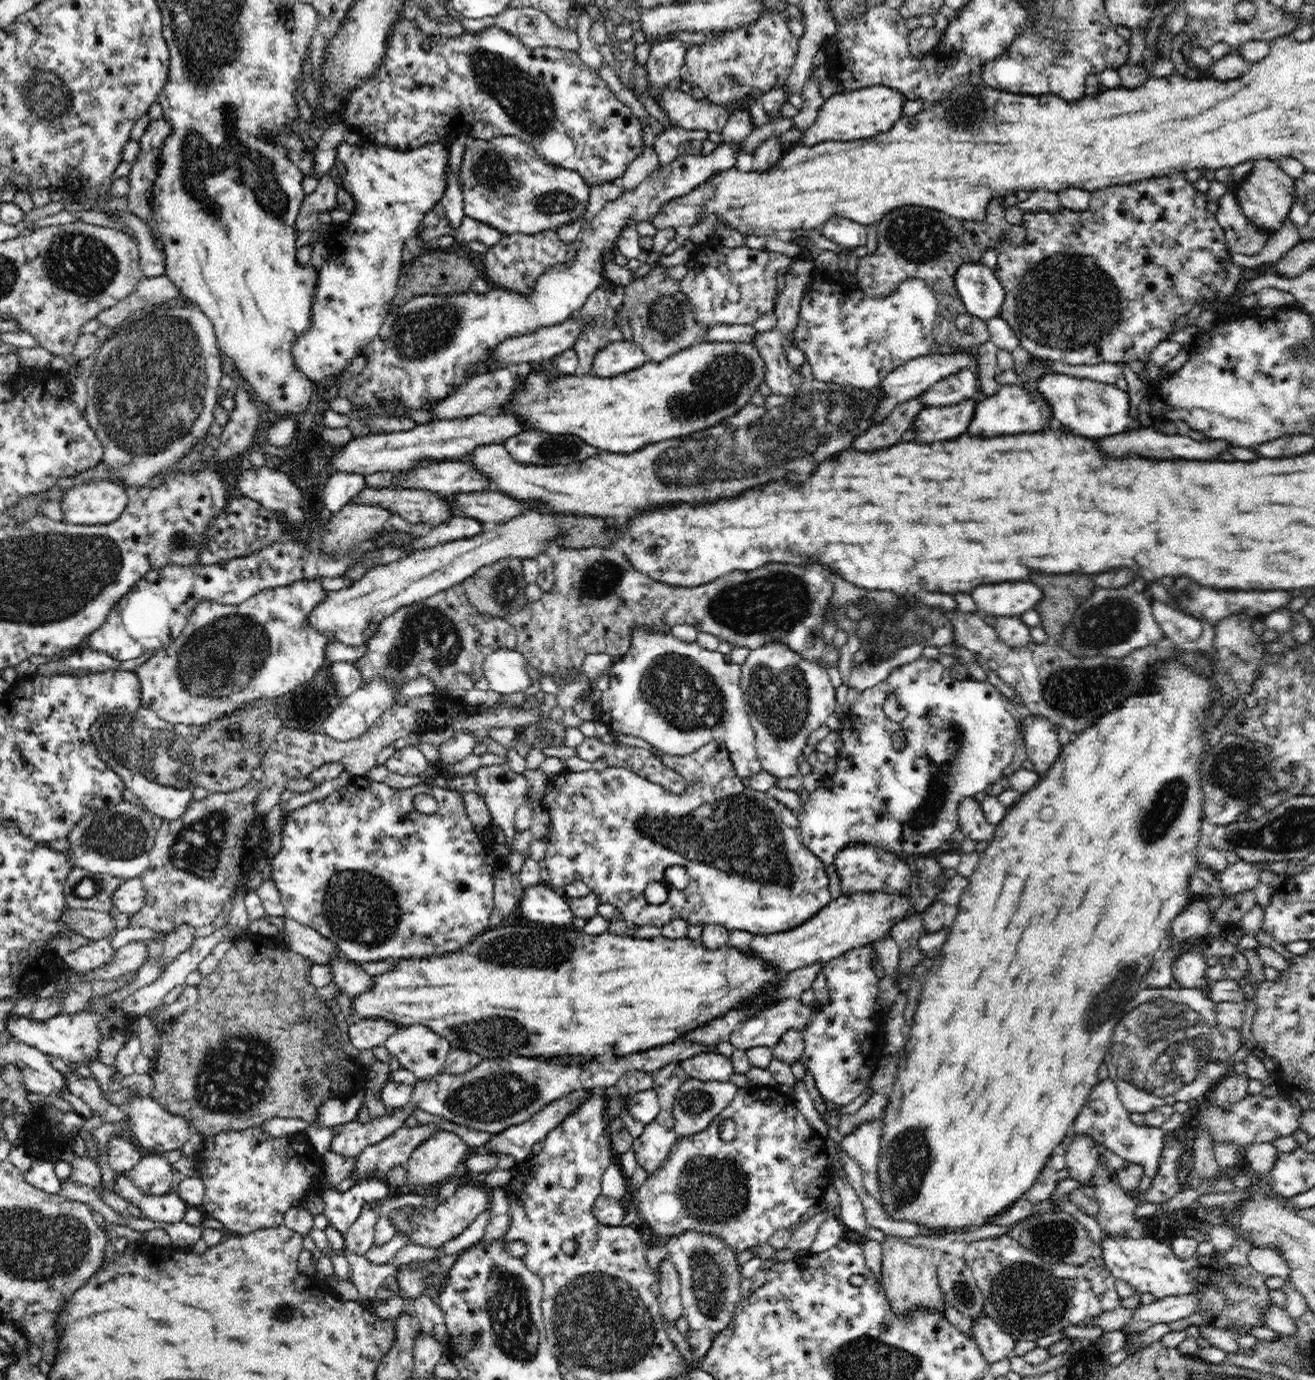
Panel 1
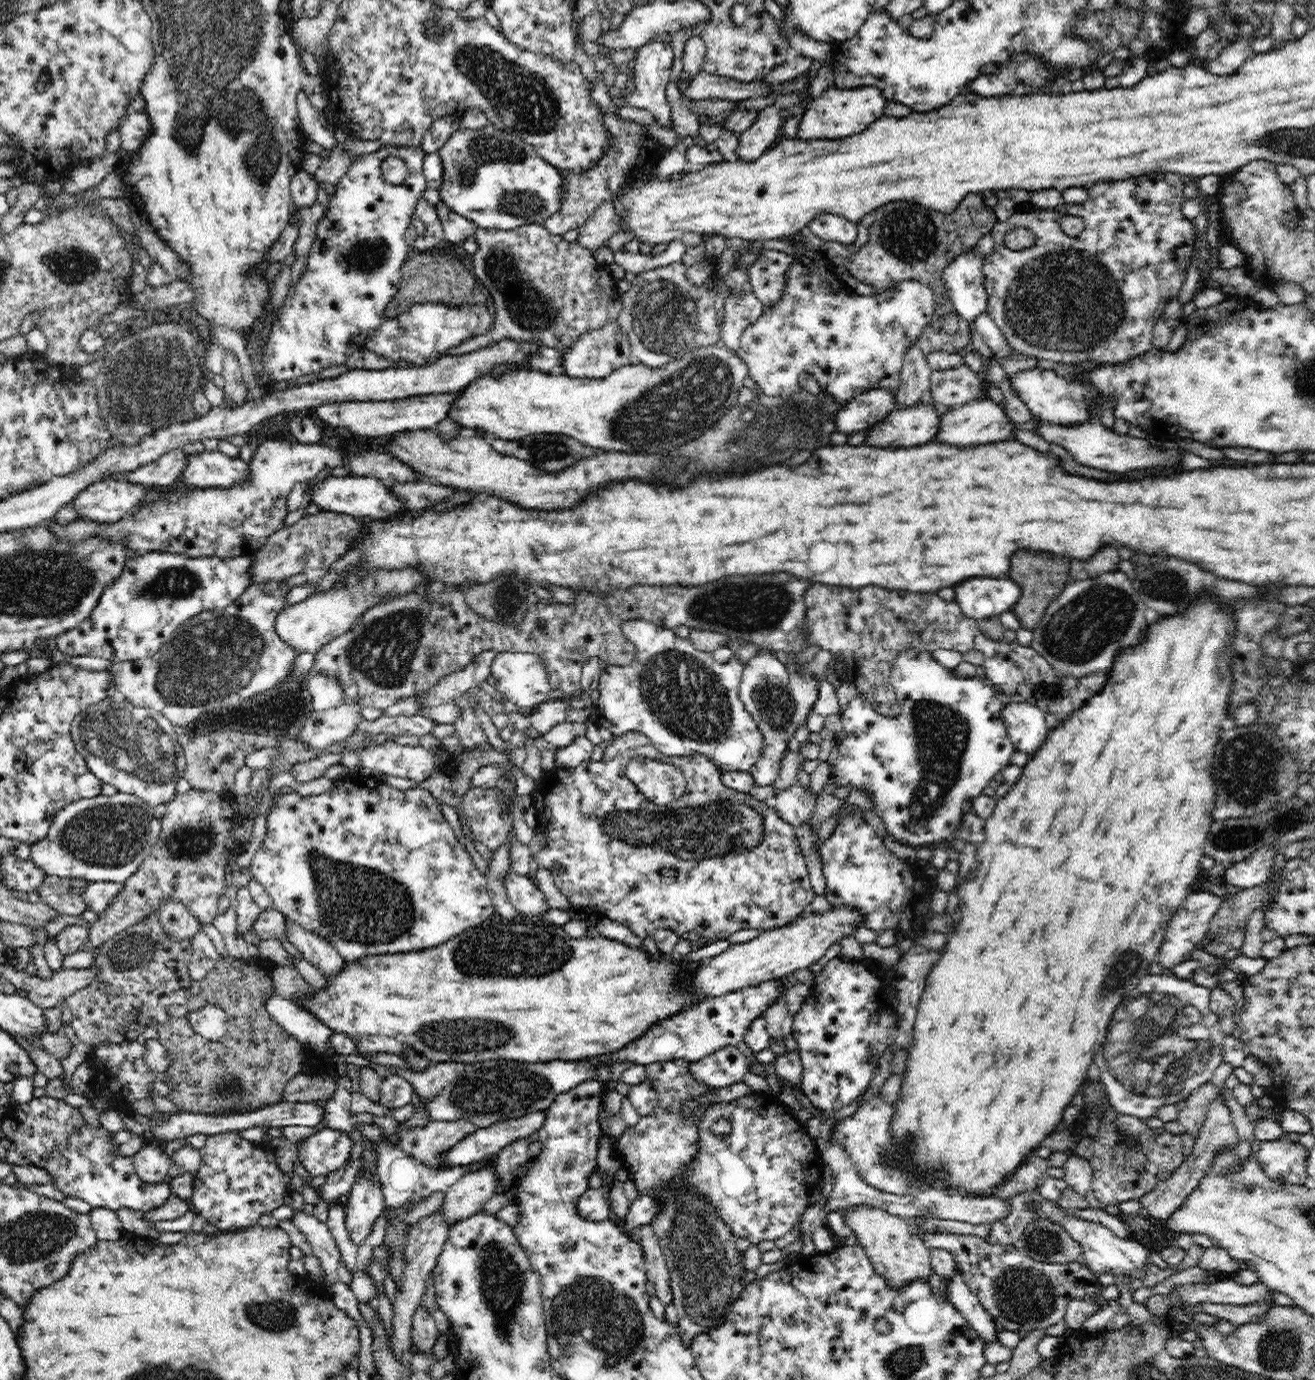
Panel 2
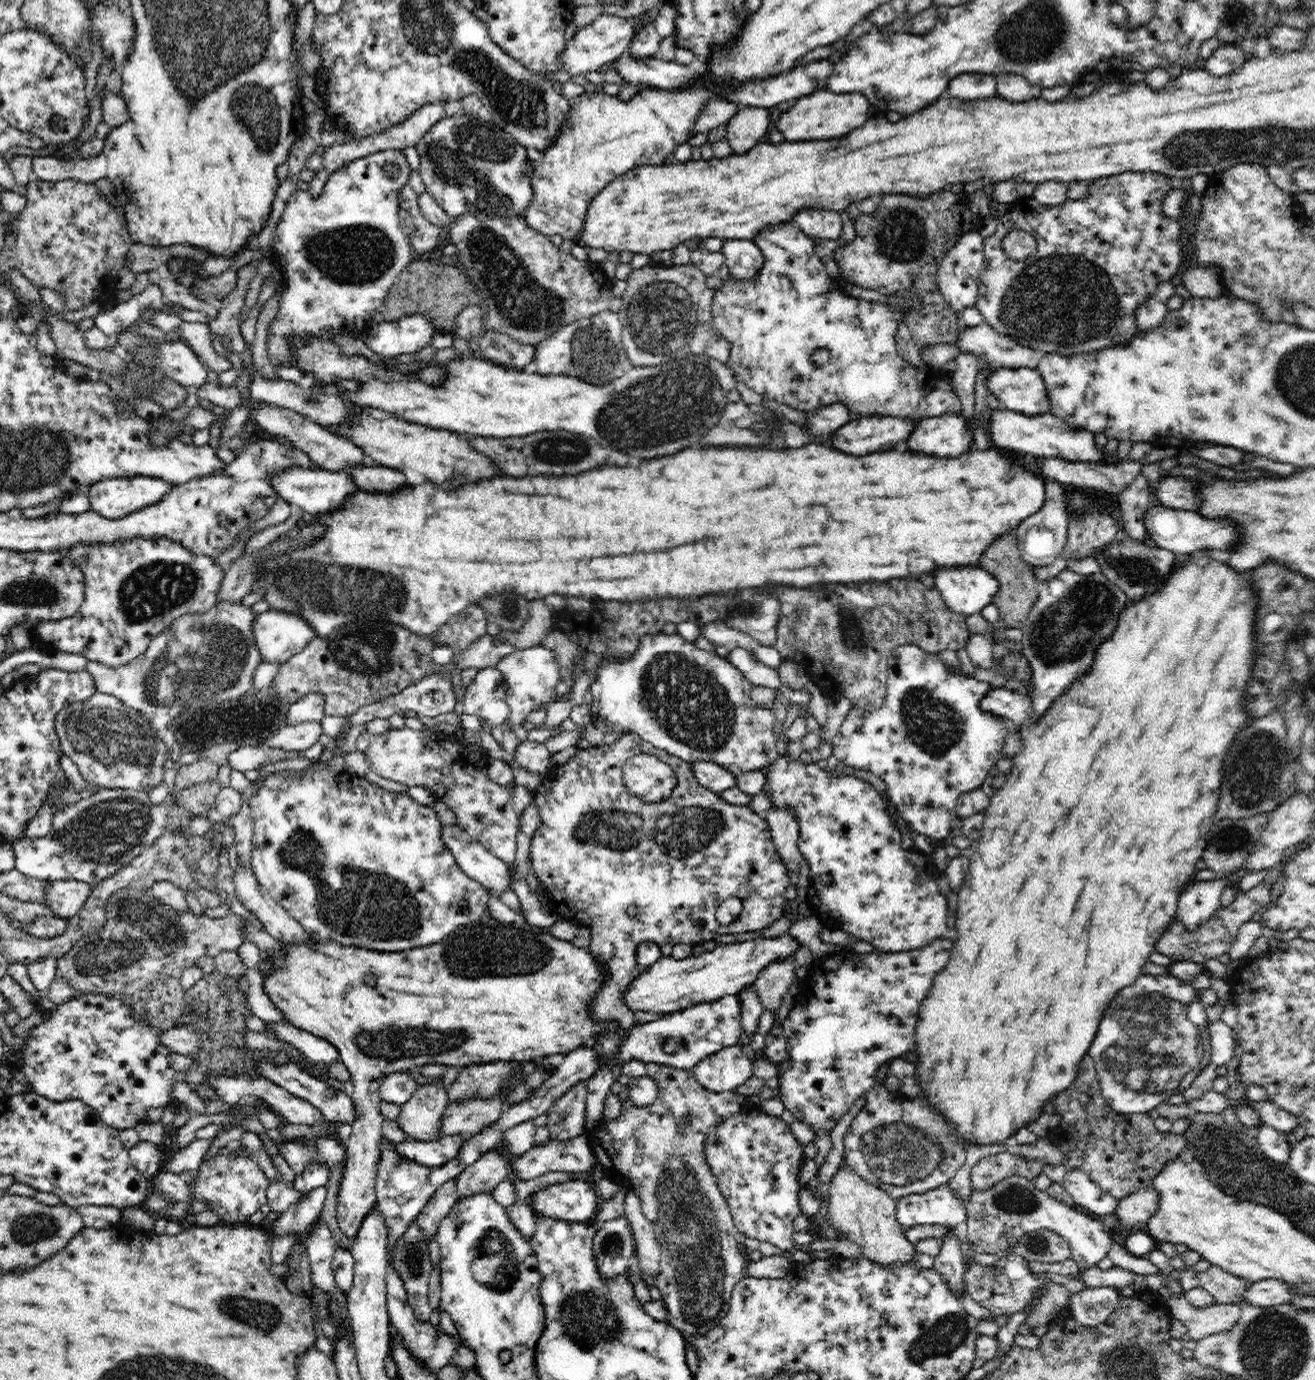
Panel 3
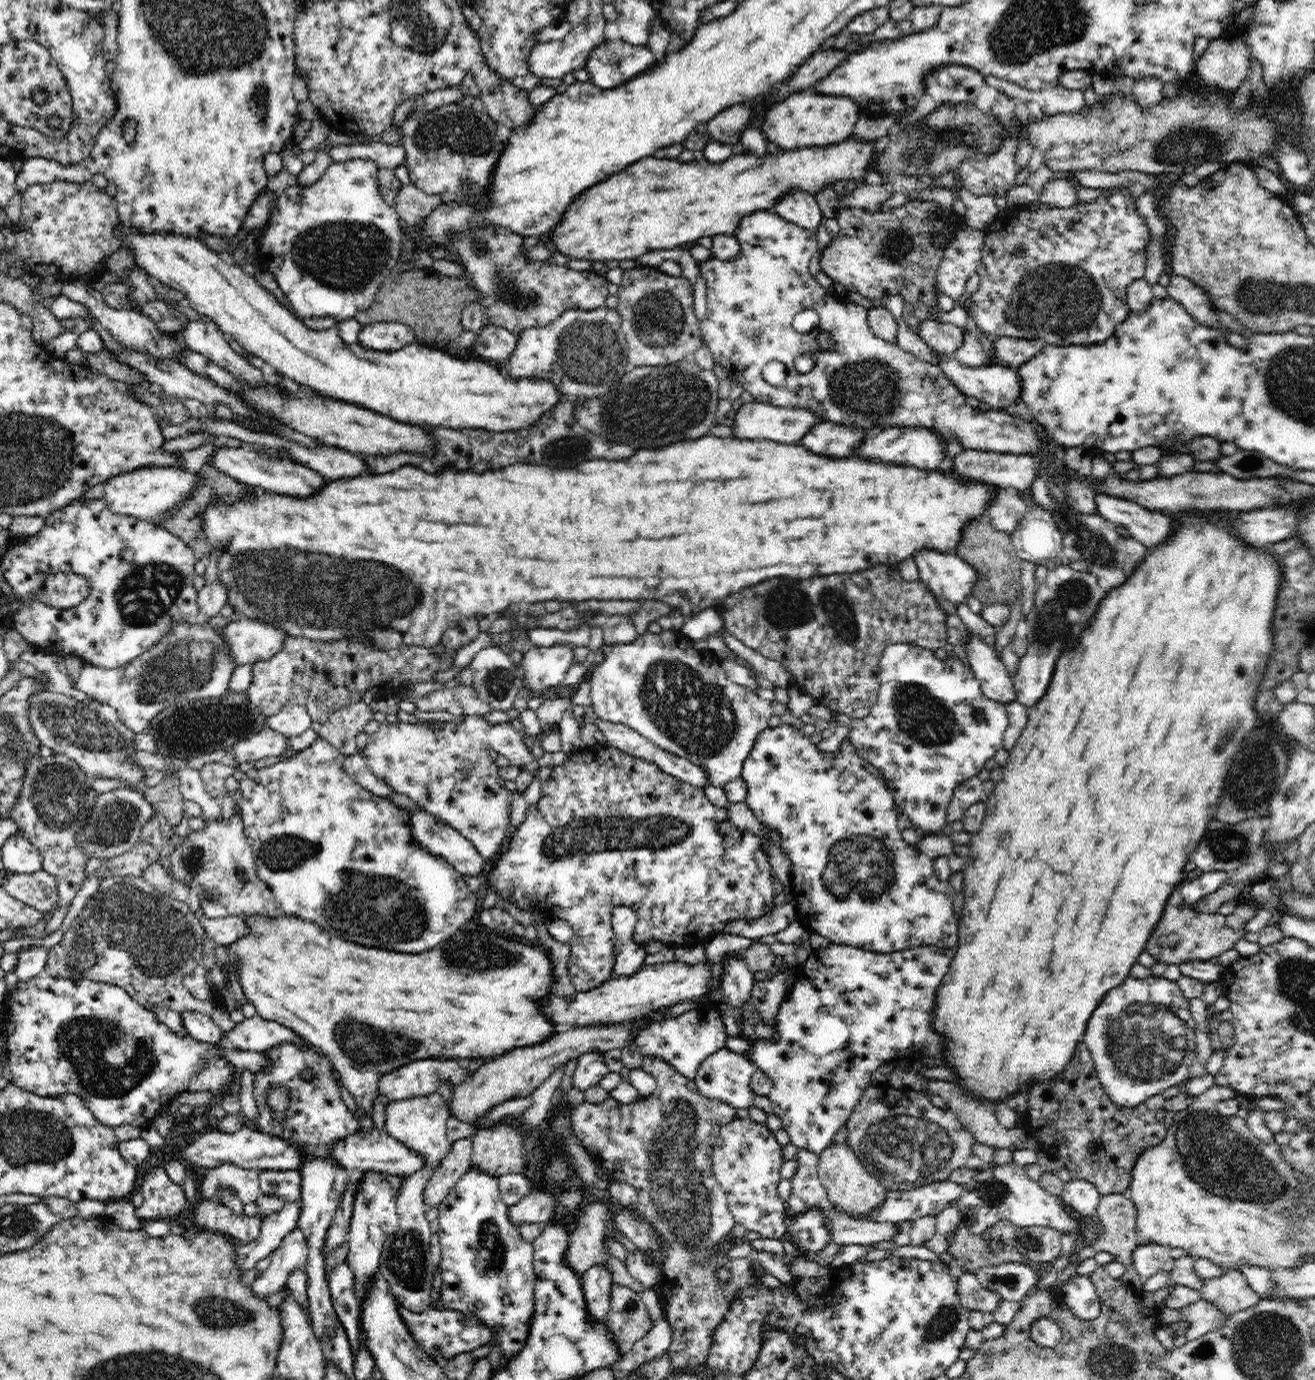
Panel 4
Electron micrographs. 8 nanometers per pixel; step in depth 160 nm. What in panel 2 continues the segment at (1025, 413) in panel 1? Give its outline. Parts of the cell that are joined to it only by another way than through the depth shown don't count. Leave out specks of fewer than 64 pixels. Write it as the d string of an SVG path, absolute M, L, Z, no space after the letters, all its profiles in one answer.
M986 394L978 400L968 401L968 404L942 410L941 417L940 429L937 430L934 441L958 447L1008 440L1014 436L1014 430L1020 429L1020 426L1016 427L1004 413L1004 403L1001 405L992 401Z

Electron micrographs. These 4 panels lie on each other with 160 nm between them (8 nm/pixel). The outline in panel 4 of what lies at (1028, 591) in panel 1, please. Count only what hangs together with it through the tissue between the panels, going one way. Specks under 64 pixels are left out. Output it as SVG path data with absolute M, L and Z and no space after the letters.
M920 552L914 562L918 569L918 580L925 583L934 594L955 606L967 604L967 598L973 596L978 572L955 553Z

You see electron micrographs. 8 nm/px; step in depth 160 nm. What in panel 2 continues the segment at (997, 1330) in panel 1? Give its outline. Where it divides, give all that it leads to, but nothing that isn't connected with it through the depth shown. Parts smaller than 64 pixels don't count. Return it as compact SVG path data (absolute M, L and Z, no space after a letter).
M958 1271L946 1284L947 1299L960 1311L968 1325L982 1337L985 1343L998 1341L993 1318L986 1312L979 1298L970 1290L962 1278L962 1271Z

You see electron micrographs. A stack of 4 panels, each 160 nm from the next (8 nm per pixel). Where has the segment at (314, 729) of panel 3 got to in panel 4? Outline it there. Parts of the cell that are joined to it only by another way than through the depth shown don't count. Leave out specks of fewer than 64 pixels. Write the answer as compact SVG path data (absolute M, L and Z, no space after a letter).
M264 726L252 736L235 742L229 752L236 757L236 763L254 763L270 757L278 757L286 752L286 746L290 738L286 738L283 734L272 730L268 726Z

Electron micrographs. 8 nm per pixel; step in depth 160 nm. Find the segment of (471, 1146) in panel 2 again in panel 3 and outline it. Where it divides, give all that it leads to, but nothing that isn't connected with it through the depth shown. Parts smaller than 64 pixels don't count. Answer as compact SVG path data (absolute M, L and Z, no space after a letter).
M456 1135L446 1136L429 1142L403 1142L402 1144L394 1144L394 1149L396 1149L396 1153L398 1153L402 1158L413 1160L414 1163L418 1163L427 1168L437 1168L444 1166L446 1162L450 1162L449 1160L456 1159L460 1154L462 1144L466 1144L466 1142L468 1142L468 1137L472 1138L472 1136Z

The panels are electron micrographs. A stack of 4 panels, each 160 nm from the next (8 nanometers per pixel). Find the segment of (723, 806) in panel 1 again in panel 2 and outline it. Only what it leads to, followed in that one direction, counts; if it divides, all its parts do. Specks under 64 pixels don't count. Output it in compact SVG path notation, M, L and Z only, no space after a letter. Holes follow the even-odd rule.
M638 731L617 735L612 742L608 742L608 746L603 750L603 754L604 756L602 756L600 762L585 761L571 769L563 768L548 771L542 780L535 783L535 788L531 794L533 806L542 821L542 832L545 833L546 837L545 847L536 853L534 858L538 867L543 868L544 872L550 874L552 879L554 879L556 888L568 898L570 905L574 909L582 909L590 916L593 914L607 915L610 920L628 926L642 941L645 938L653 937L654 933L658 930L668 929L673 930L679 938L684 938L684 940L690 940L694 943L702 937L704 937L704 940L708 940L708 942L727 939L728 936L738 932L738 930L742 930L742 928L757 928L767 931L768 929L786 926L788 922L795 921L800 916L800 913L813 902L817 894L813 891L812 885L810 885L806 862L802 858L801 848L798 848L797 838L794 838L794 834L792 834L792 828L786 826L790 832L786 832L786 828L782 828L782 832L780 832L780 815L773 806L770 808L770 806L766 806L766 803L758 802L758 799L752 798L752 795L724 786L722 781L723 772L712 763L711 758L704 756L704 754L693 754L690 757L672 756L665 758L649 741L649 738ZM636 756L660 762L665 760L670 765L678 768L686 779L687 789L685 793L678 800L672 801L668 806L654 804L651 800L648 800L626 776L627 765ZM664 868L673 868L676 871L676 880L664 877L660 873ZM704 922L708 923L707 927L703 927Z

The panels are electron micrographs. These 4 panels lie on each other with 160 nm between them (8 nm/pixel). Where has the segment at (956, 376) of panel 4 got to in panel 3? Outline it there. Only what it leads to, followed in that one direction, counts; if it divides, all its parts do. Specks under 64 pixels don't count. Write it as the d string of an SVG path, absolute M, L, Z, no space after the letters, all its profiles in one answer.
M993 369L986 378L986 386L1004 409L1028 416L1051 411L1047 387L1037 369Z

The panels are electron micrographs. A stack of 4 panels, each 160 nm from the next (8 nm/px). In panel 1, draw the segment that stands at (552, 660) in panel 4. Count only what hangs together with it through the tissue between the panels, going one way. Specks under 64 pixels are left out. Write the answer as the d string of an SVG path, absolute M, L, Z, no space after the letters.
M501 649L490 654L482 666L489 690L500 696L524 693L533 684L526 664L526 658L520 652L511 649Z

